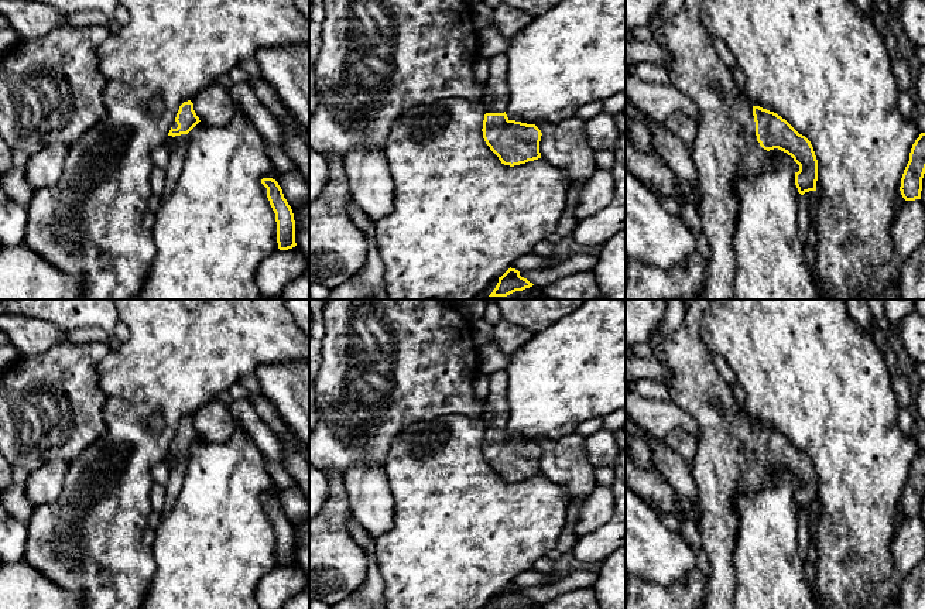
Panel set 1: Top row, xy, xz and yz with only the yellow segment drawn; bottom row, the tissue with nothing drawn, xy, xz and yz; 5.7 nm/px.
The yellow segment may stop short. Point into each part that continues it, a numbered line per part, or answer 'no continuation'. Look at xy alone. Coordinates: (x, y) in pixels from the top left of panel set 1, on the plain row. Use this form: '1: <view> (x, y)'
1: xy (177, 462)

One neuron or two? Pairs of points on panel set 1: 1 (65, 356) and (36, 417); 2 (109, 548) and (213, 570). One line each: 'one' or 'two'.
1: one
2: two

